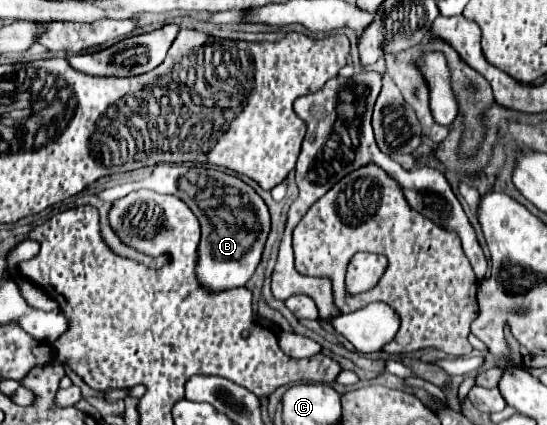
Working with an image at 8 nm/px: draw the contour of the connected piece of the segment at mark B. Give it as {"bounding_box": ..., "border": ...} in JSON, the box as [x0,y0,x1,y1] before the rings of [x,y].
{"bounding_box":[131,163,271,293],"border":[[[161,163],[147,179],[133,183],[131,189],[151,189],[155,193],[175,195],[195,213],[201,223],[201,243],[197,249],[195,275],[207,293],[237,289],[251,279],[259,265],[271,223],[267,205],[247,183],[215,169]]]}

